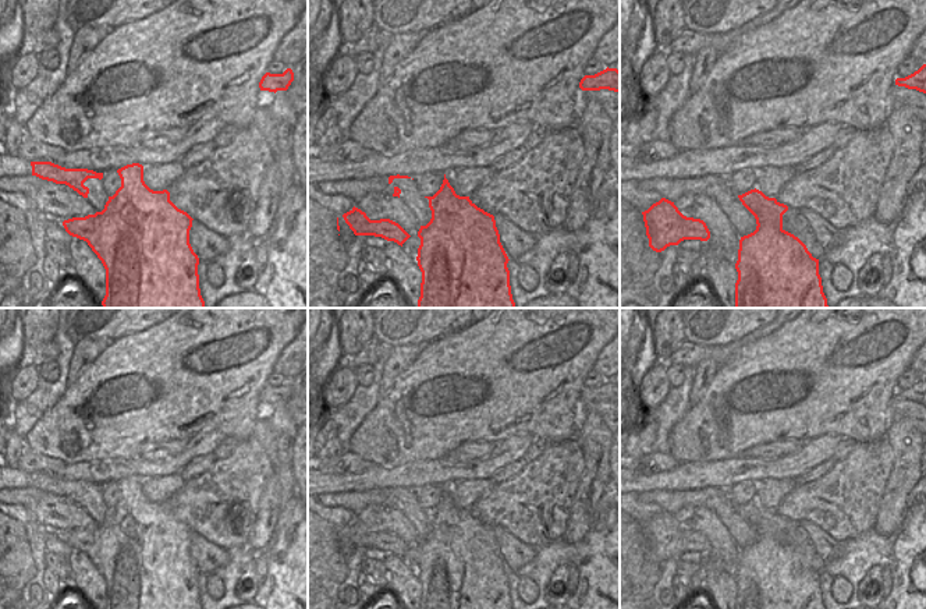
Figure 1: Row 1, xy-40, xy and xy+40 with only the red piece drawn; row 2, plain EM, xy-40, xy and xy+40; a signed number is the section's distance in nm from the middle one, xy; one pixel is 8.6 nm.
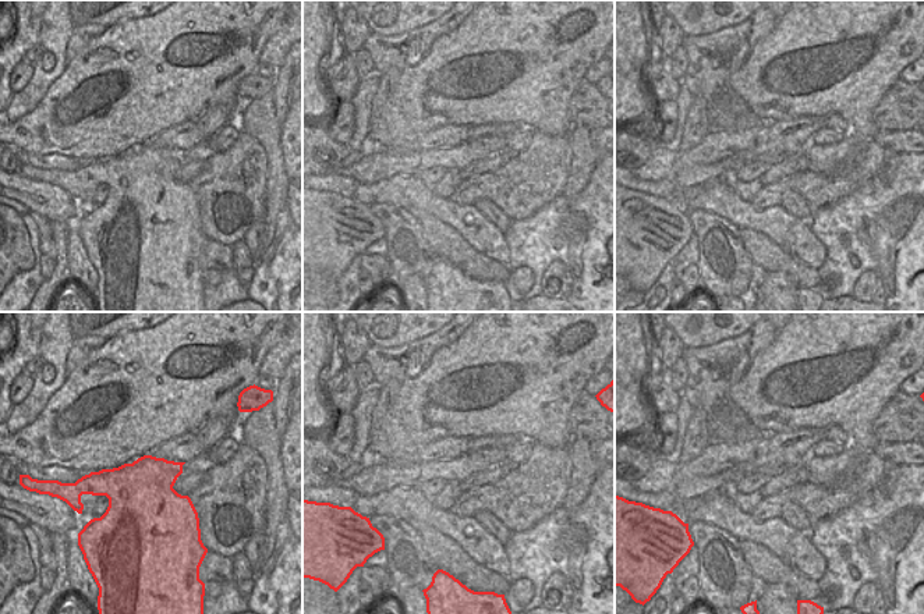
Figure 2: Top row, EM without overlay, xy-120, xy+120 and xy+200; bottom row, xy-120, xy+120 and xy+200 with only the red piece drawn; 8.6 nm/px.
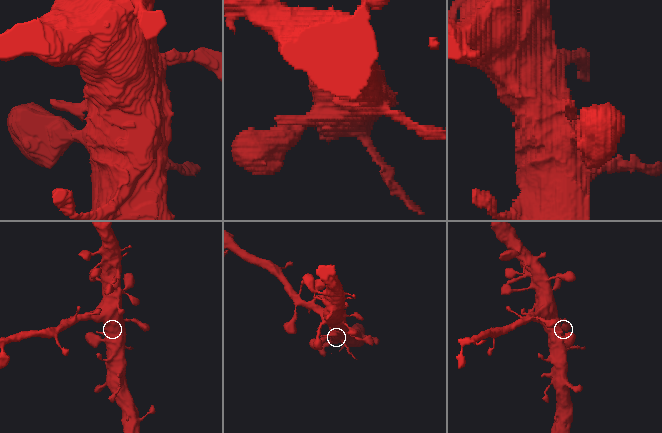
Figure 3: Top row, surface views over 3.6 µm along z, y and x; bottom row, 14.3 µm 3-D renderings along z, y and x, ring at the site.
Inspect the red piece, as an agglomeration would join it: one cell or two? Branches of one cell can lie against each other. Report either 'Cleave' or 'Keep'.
Keep

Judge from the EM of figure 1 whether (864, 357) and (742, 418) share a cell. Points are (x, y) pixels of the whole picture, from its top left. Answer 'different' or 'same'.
same

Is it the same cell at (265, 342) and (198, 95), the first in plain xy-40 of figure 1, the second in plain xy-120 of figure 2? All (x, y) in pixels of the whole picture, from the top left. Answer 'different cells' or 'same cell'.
same cell

